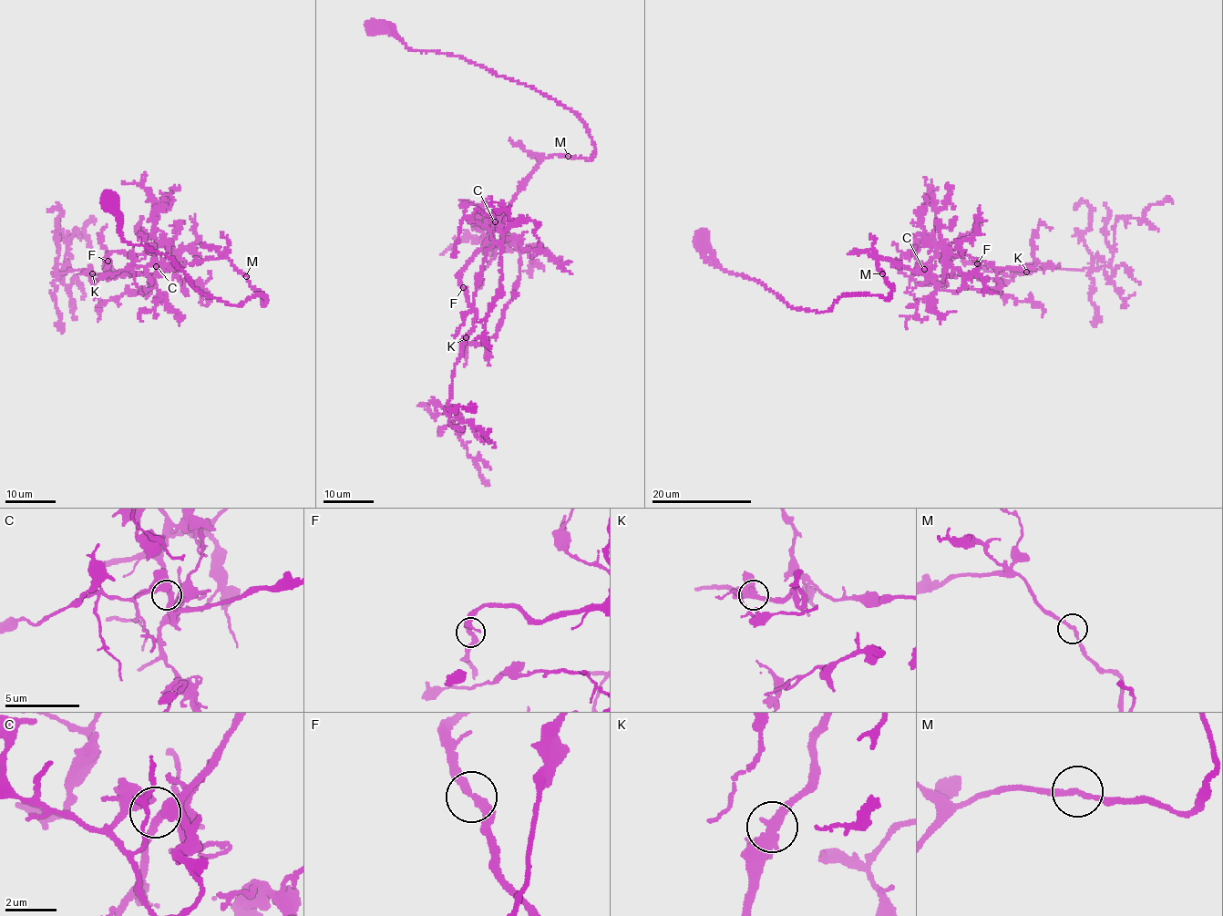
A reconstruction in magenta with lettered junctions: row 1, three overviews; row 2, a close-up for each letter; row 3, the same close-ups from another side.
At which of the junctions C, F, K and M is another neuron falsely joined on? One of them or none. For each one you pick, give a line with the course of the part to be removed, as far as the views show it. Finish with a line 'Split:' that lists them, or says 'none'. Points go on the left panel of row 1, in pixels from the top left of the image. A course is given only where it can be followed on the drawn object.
Split: none

